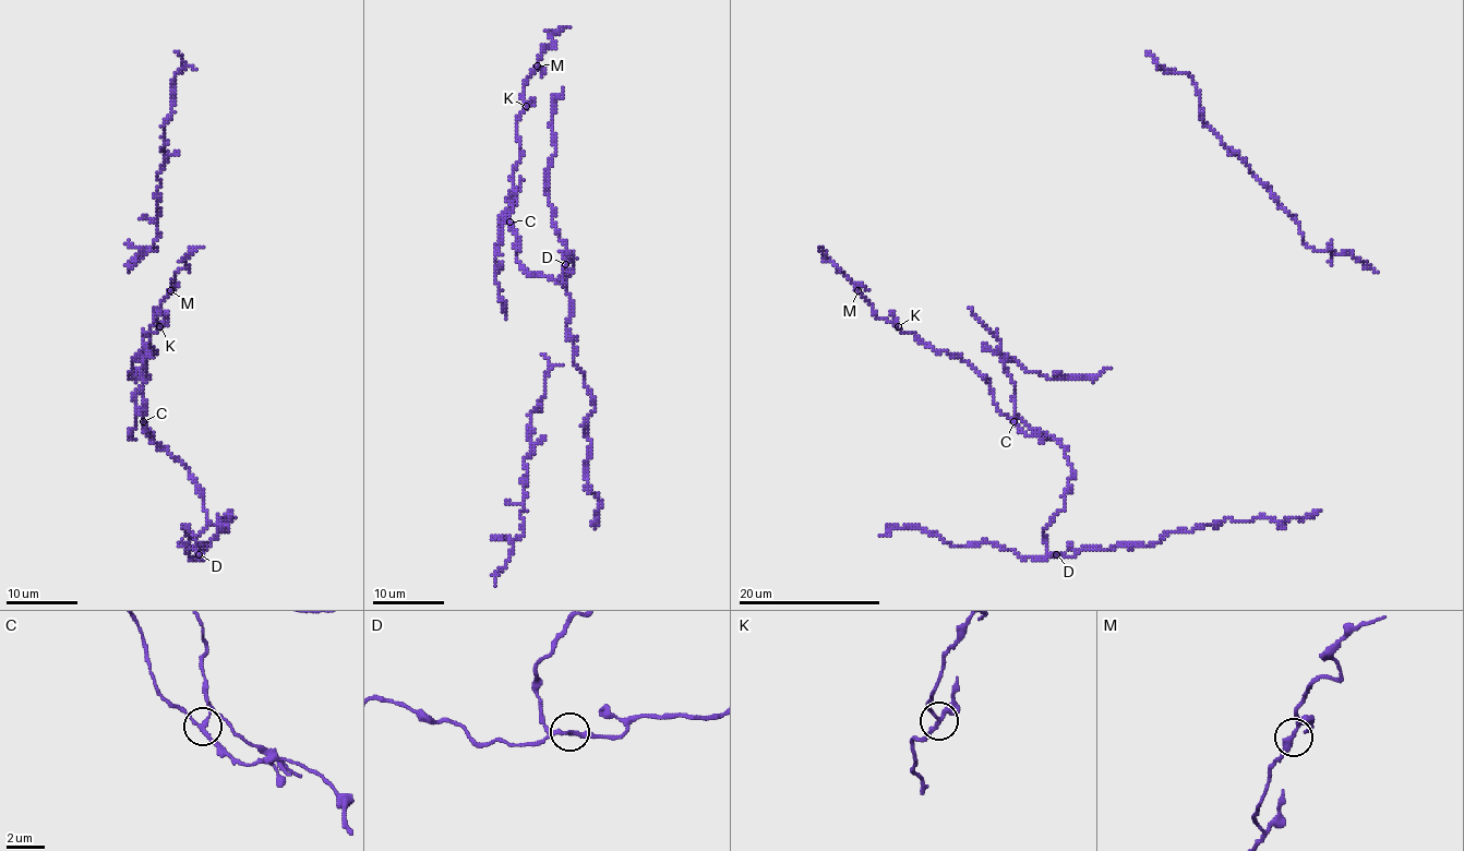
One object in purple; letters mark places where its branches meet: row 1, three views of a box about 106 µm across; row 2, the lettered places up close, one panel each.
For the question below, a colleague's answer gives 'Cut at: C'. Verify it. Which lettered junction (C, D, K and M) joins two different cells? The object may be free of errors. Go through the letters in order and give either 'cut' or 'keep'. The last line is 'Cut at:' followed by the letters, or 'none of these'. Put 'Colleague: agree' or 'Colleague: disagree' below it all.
C: cut
D: keep
K: keep
M: keep
Cut at: C
Colleague: agree

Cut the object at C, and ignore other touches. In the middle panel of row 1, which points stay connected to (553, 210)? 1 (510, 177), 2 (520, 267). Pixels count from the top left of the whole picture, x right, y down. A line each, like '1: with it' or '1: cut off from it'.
1: with it
2: with it

